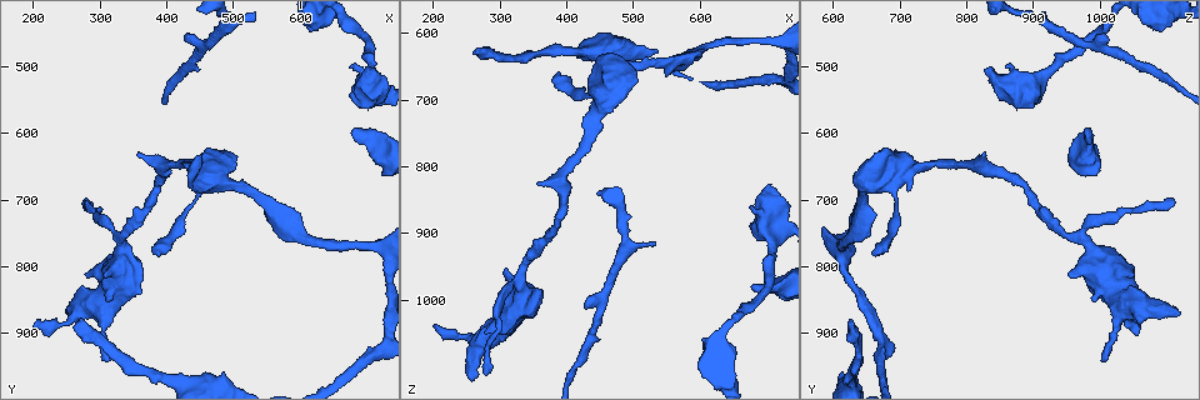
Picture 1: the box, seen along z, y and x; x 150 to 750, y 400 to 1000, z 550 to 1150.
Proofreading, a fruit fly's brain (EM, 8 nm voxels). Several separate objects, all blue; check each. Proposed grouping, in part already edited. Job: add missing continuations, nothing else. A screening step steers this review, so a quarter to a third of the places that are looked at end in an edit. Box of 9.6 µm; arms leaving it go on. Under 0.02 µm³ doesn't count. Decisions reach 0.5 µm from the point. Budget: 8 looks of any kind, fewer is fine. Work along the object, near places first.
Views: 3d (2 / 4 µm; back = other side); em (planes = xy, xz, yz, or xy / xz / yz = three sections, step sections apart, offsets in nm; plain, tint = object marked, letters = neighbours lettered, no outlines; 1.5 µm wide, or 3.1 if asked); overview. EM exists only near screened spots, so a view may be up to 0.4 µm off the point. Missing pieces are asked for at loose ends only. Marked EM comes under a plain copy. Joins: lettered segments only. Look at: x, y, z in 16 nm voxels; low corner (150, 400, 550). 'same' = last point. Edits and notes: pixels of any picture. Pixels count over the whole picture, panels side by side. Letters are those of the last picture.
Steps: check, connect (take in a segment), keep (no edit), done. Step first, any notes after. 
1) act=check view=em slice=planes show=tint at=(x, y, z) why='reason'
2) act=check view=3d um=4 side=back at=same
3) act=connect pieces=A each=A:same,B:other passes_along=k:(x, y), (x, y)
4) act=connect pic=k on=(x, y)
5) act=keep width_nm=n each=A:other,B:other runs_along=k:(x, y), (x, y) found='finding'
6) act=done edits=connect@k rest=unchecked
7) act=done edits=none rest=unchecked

act=check view=em slice=xy step=8 show=letters at=(680, 595, 975) why='end of a long branch'

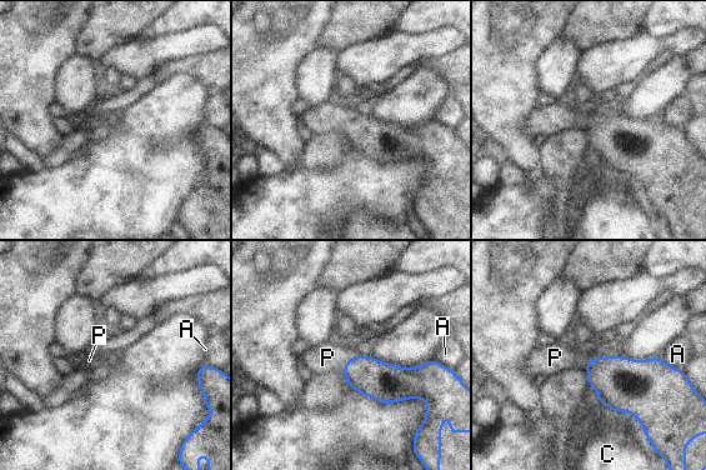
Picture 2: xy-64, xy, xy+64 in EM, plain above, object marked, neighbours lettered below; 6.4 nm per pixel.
act=check view=em slice=planes show=letters at=same

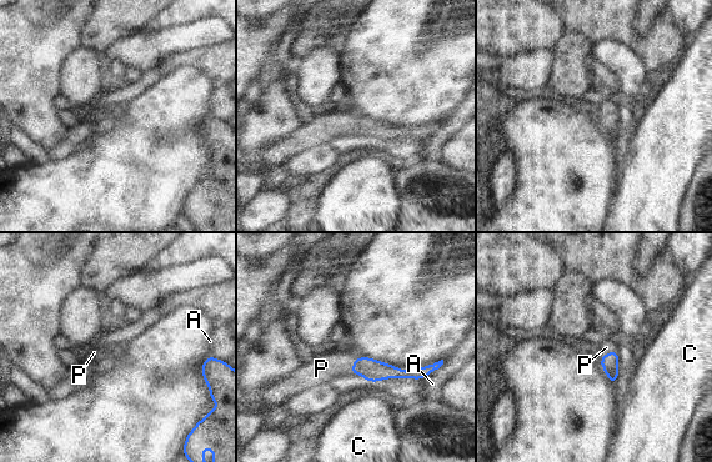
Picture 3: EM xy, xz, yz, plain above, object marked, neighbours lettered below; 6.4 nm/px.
act=connect pieces=P each=A:other,C:other,P:same passes_along=3:(610, 361), (607, 352), (606, 347) found='the neuron continues'

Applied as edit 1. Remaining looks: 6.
act=check view=overview why='see it whole again'

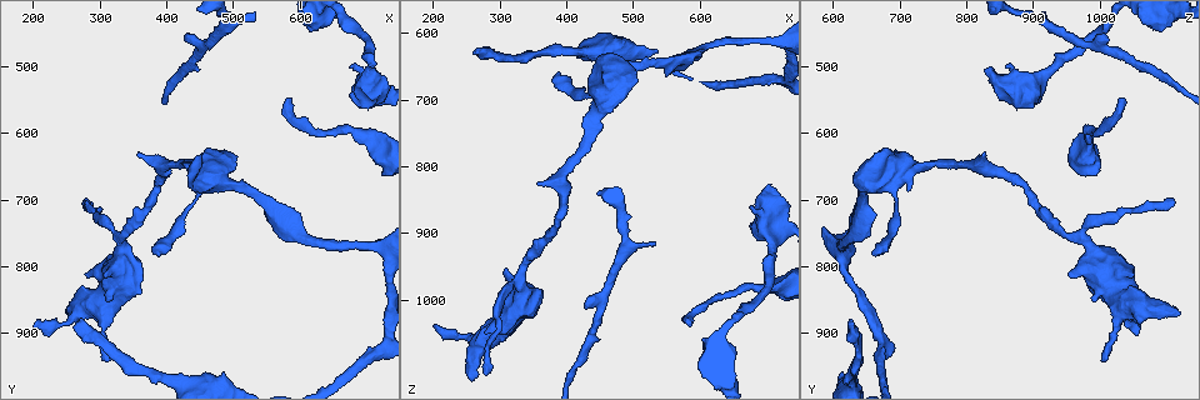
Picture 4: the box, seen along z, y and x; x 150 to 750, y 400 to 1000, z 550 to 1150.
act=check view=em slice=planes show=letters at=(430, 460, 1010) why='branch stops here'

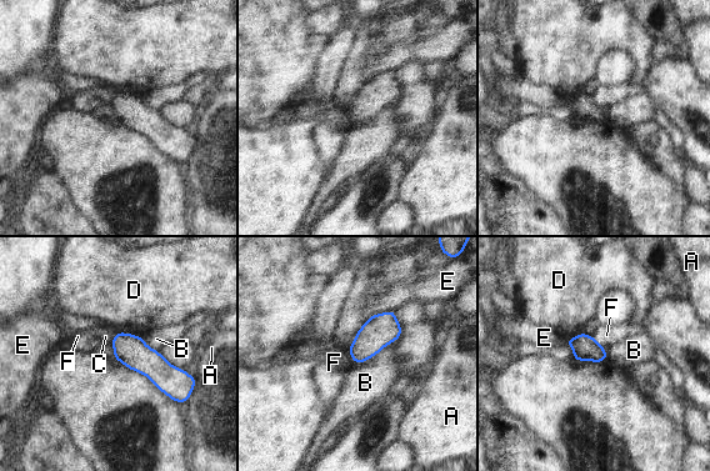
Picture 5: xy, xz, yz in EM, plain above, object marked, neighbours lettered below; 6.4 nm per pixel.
act=keep width_nm=170 each=A:other,B:other,C:other,D:other,E:other,F:other border=5:(346, 347), (350, 357), (356, 364) found='none of them fits'

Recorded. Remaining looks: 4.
act=check view=3d um=2 side=back at=(270, 875, 625) why='free end'

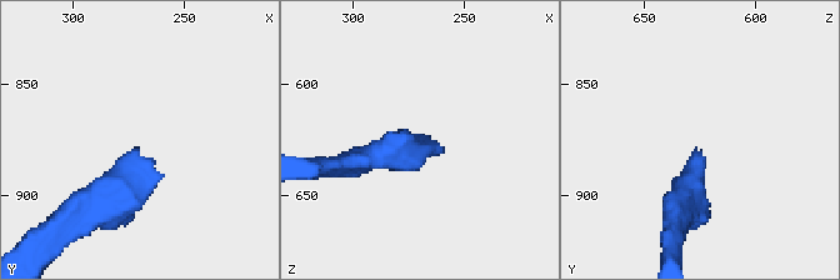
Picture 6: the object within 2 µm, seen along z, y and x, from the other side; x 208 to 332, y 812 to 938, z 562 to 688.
act=check view=em slice=planes show=tint at=(270, 878, 627)

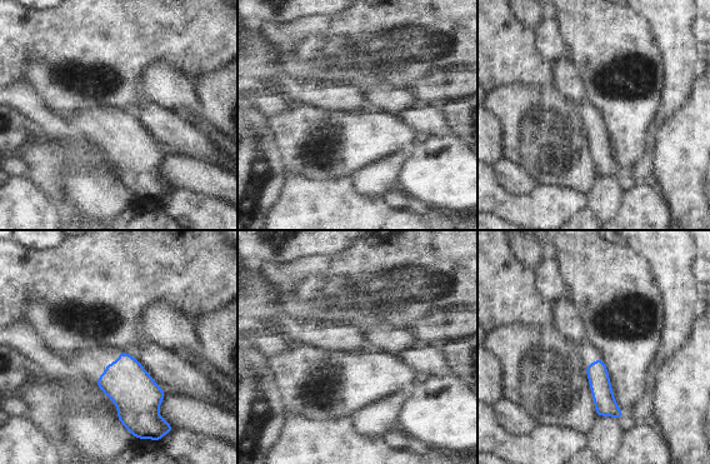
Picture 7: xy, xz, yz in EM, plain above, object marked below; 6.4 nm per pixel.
act=check view=em slice=planes show=letters at=same

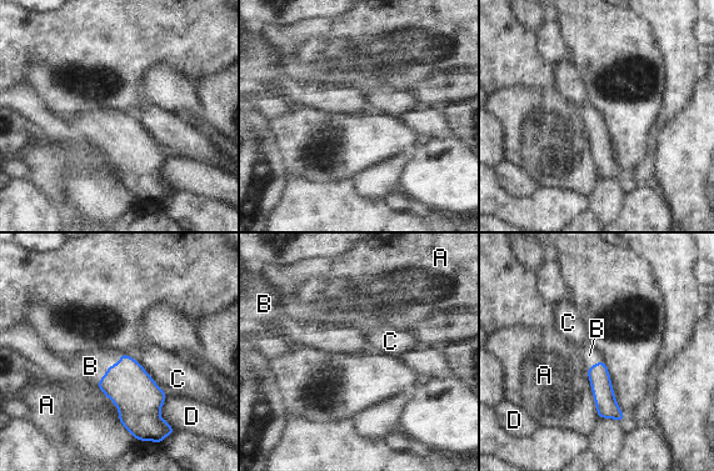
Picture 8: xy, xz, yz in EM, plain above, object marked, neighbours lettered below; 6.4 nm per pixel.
act=connect pieces=B longest_contact=C:400nm each=A:other,B:same,C:other,D:other found='it goes on there'

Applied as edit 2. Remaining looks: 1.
act=done edits=connect@3,connect@8 rest=unchecked

